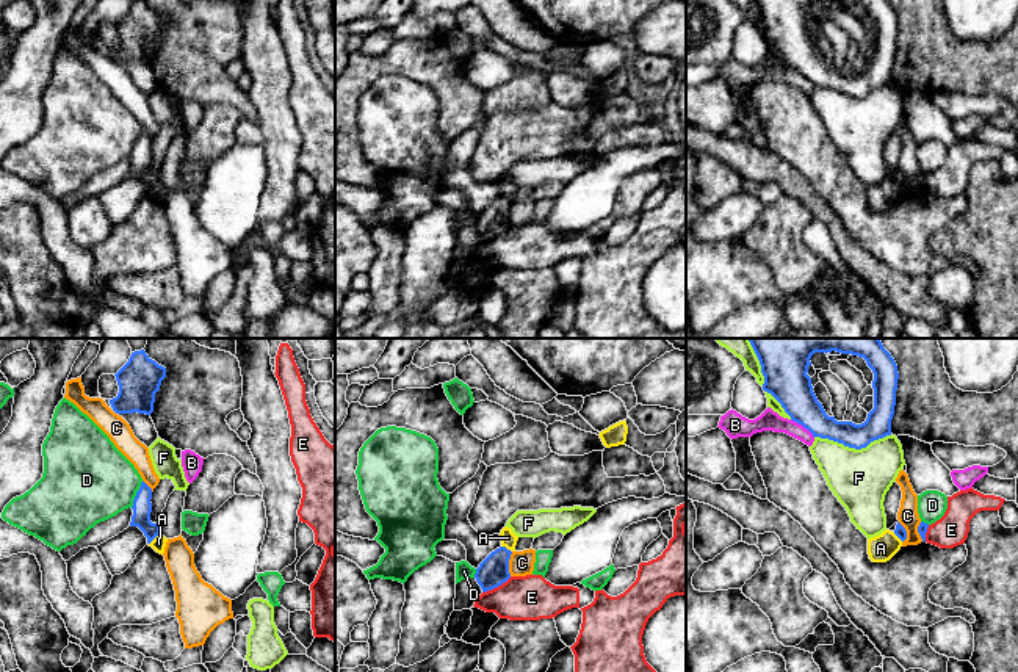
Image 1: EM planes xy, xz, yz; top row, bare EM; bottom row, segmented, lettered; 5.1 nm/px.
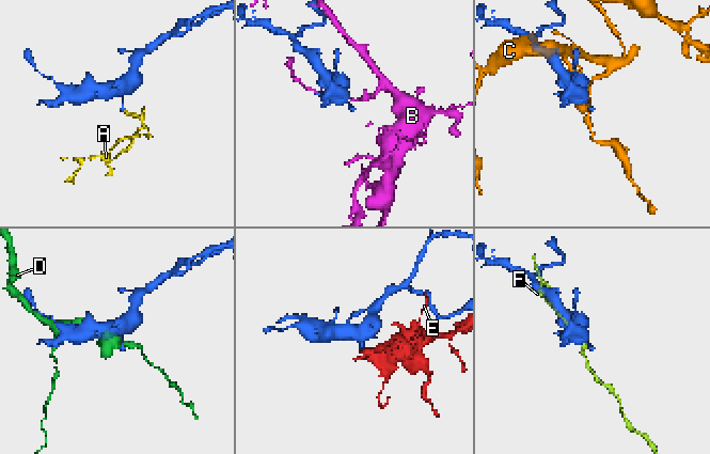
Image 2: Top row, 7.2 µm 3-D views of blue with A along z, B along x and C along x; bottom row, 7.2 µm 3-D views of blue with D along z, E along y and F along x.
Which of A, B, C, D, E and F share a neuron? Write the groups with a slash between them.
A / B / C / D / E / F

